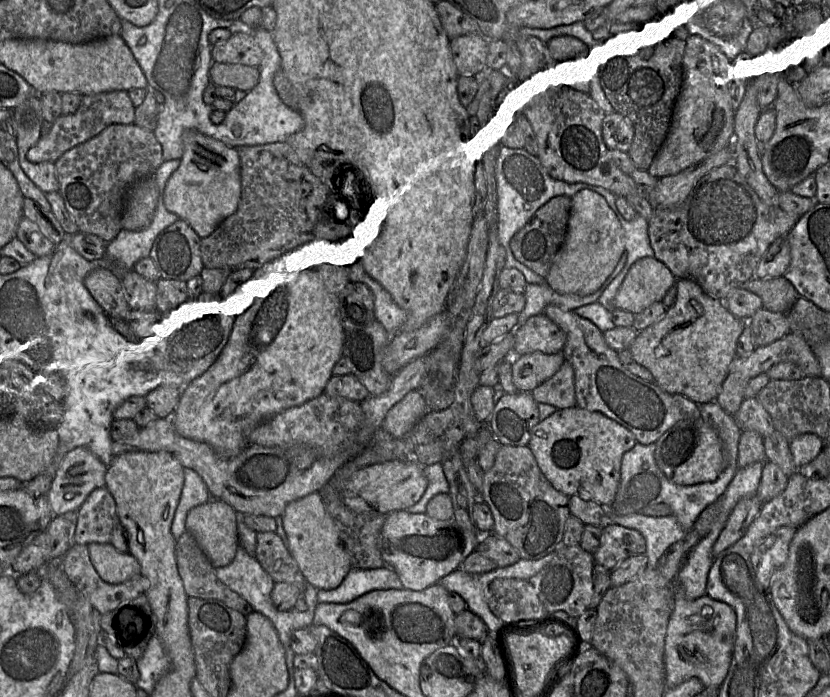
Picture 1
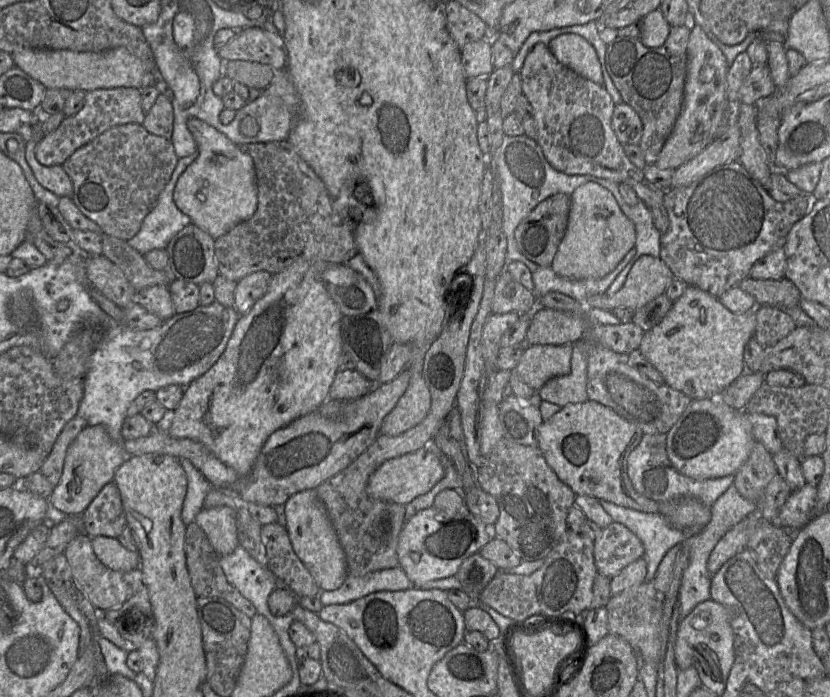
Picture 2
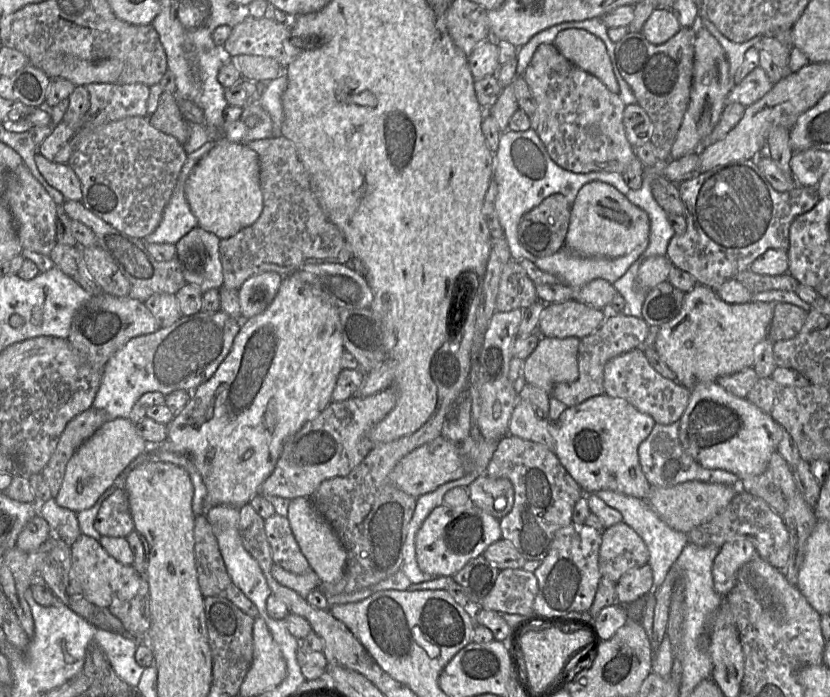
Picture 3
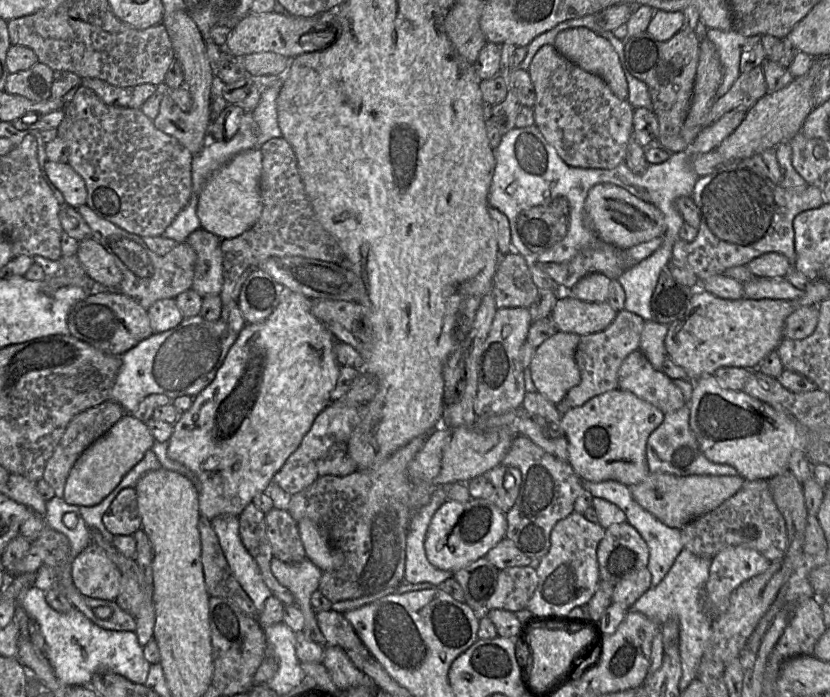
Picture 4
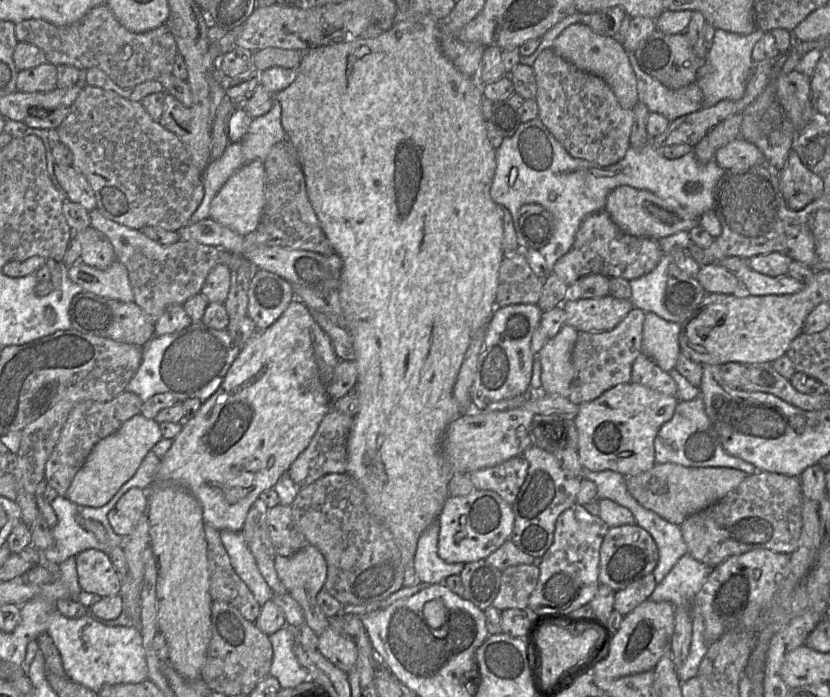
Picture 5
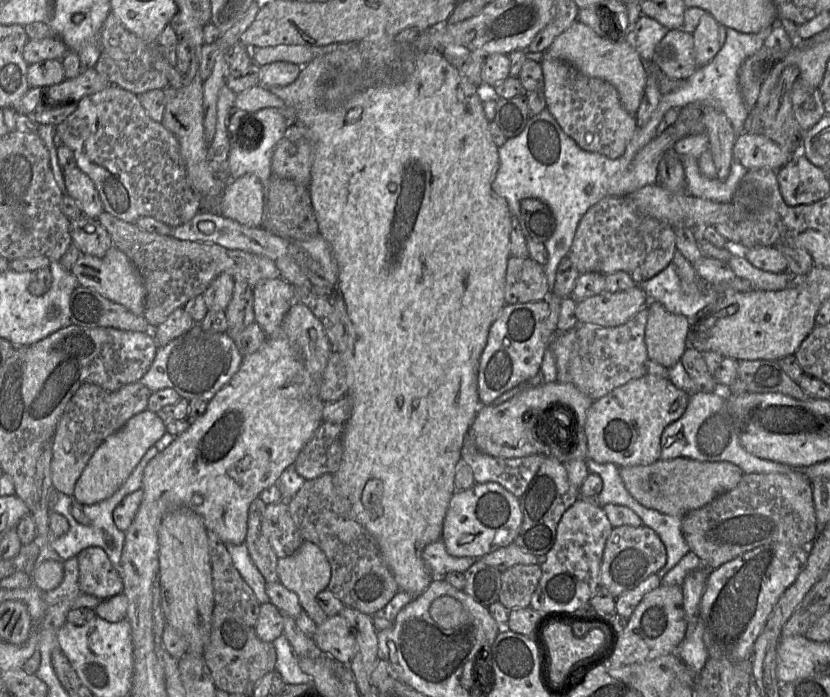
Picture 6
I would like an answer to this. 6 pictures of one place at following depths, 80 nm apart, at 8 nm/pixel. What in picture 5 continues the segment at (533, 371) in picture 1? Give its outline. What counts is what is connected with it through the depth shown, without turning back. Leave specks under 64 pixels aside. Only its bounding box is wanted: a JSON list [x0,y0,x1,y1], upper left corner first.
[536,325,578,395]

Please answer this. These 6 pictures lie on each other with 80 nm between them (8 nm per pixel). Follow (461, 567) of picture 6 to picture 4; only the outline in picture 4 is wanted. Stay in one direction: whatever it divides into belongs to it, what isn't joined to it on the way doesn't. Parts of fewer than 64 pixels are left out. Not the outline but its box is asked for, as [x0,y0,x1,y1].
[404,486,455,591]

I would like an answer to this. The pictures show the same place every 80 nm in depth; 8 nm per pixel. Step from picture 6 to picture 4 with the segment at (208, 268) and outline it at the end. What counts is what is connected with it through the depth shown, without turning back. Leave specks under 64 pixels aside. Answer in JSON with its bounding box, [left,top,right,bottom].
[76,204,197,308]

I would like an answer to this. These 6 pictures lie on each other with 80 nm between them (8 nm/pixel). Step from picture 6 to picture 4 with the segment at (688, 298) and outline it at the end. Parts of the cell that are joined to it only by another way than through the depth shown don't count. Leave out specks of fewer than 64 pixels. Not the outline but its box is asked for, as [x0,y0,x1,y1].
[617,187,684,321]

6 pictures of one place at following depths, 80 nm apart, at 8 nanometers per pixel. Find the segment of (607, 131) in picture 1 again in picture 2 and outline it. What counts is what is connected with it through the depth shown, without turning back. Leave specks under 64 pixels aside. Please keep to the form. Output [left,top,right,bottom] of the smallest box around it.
[611,103,643,145]

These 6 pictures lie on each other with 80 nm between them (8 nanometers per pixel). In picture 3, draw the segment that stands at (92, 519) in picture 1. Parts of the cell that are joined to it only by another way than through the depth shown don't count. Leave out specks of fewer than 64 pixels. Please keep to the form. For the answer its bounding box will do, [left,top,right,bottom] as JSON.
[94,488,135,537]

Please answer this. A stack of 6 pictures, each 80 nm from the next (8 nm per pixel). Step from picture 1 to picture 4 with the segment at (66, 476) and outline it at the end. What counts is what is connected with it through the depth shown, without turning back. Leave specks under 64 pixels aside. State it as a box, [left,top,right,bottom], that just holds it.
[63,414,155,506]

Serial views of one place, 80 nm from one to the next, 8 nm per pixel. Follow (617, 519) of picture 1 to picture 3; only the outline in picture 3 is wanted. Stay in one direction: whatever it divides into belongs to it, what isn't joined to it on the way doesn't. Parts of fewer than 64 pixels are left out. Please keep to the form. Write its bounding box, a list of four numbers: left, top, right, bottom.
[594,490,688,591]

